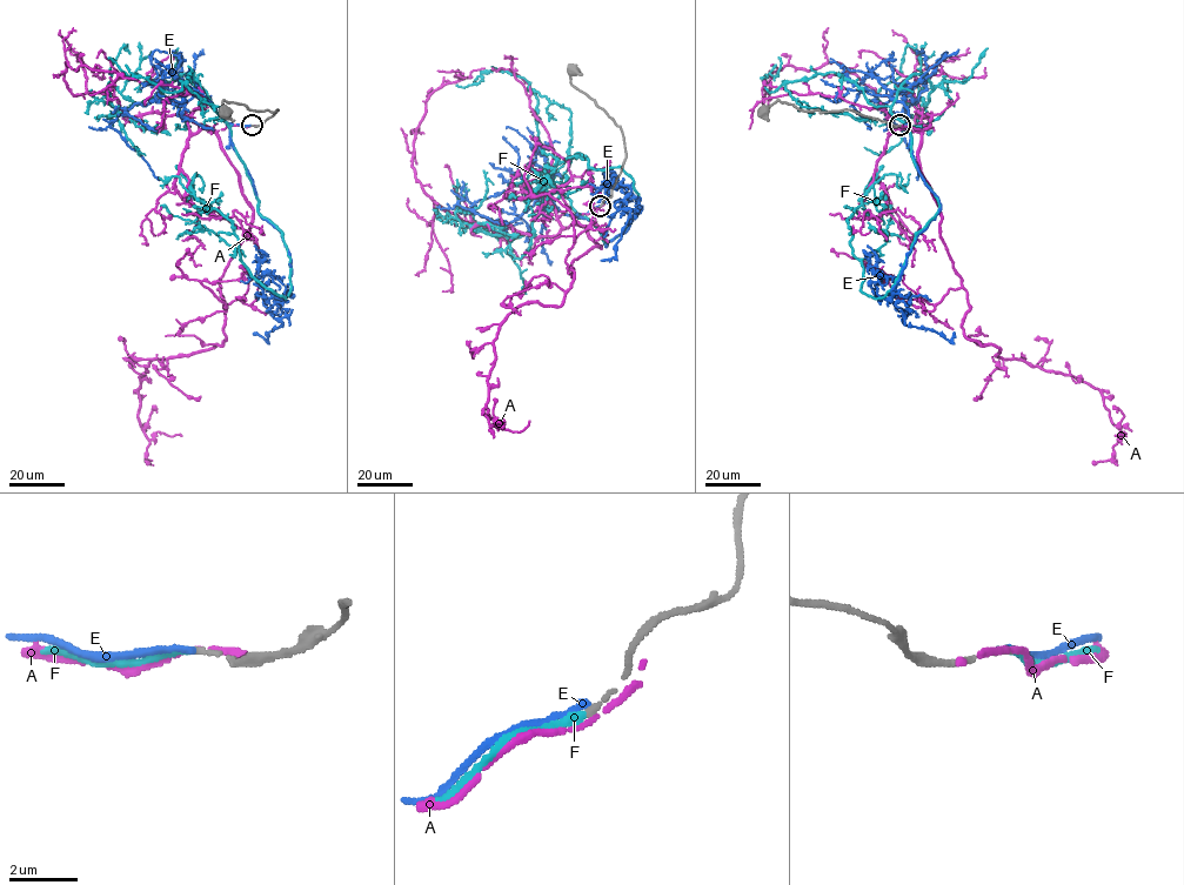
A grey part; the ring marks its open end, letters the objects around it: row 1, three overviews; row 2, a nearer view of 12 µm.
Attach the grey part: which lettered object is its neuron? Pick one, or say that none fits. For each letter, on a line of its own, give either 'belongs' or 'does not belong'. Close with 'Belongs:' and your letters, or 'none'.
A: does not belong
E: does not belong
F: belongs
Belongs: F

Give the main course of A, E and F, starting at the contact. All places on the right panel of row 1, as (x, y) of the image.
A: (900, 125), (922, 132), (918, 167), (967, 292), (964, 335), (1090, 383), (1118, 440), (1125, 434), (1115, 436)
E: (900, 125), (909, 128), (911, 156), (941, 210), (916, 237), (889, 299), (907, 326), (950, 341), (954, 334)
F: (900, 125), (938, 209), (874, 299), (861, 290), (847, 220), (884, 174), (898, 188), (909, 174)

